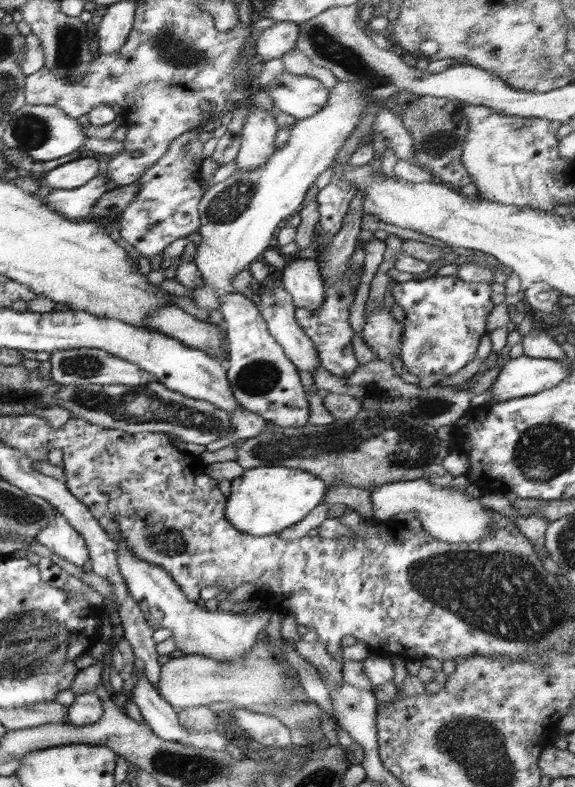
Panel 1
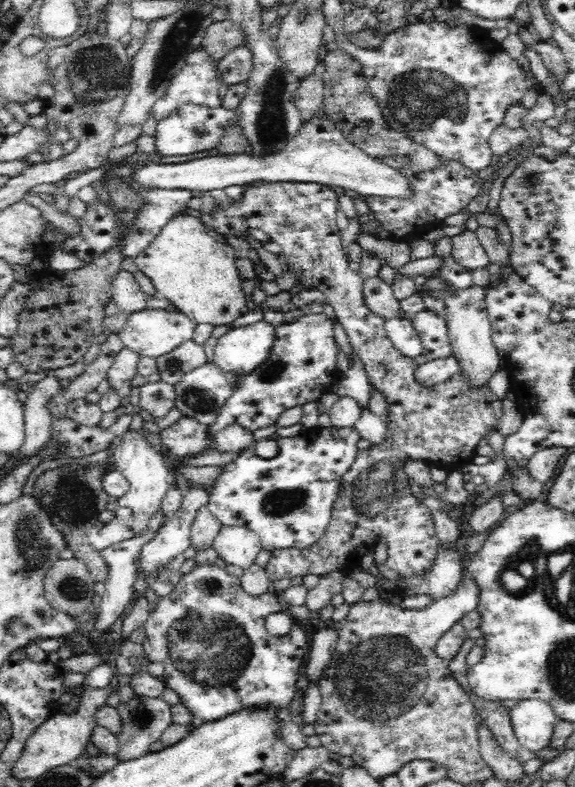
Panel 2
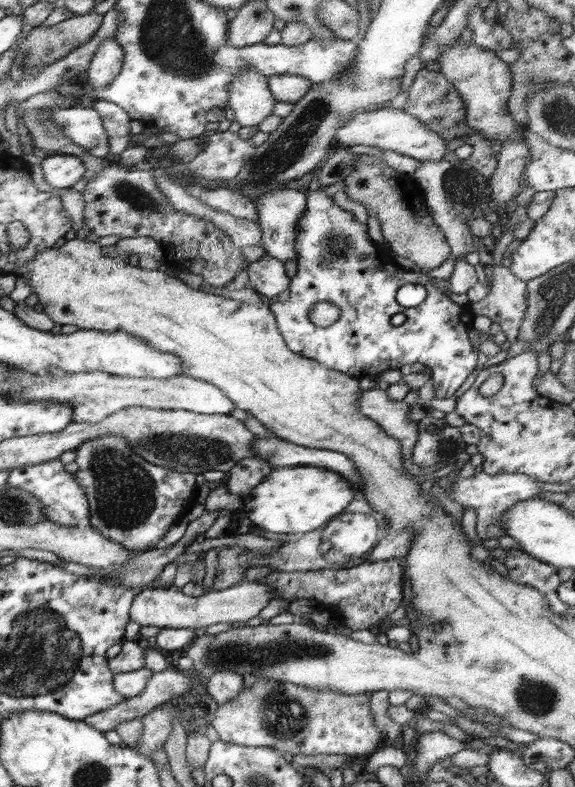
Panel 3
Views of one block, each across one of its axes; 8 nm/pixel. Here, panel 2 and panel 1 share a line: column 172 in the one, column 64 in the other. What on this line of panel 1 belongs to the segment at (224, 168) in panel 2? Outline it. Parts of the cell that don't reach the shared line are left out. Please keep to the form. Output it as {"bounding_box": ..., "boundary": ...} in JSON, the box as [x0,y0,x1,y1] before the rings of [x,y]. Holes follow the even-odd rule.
{"bounding_box":[42,156,99,190],"boundary":[[[98,156],[74,159],[43,174],[42,182],[46,190],[76,190],[99,174],[99,165]]]}

